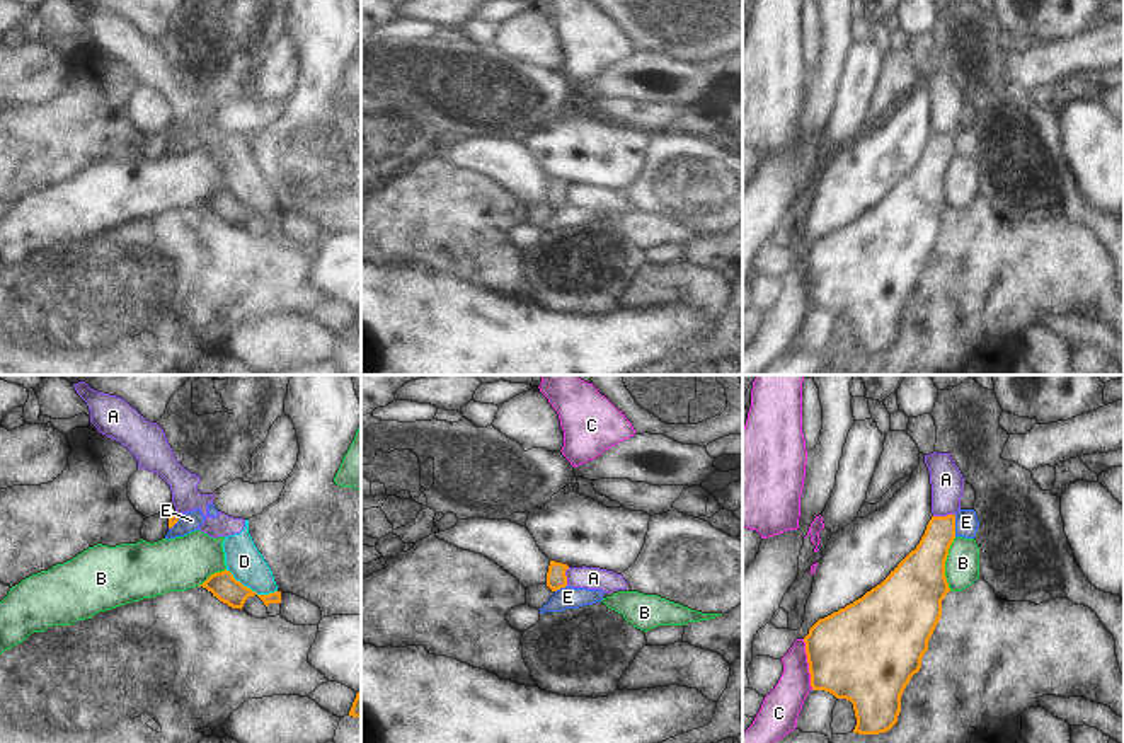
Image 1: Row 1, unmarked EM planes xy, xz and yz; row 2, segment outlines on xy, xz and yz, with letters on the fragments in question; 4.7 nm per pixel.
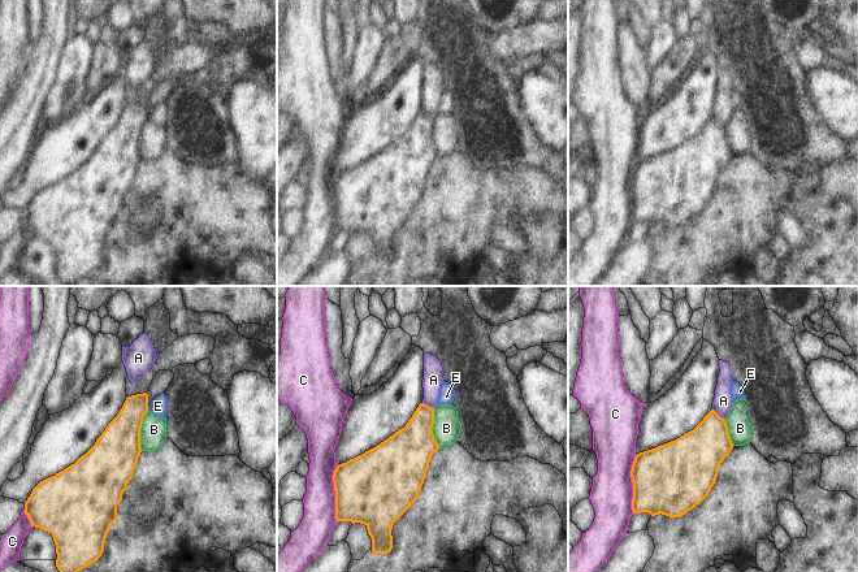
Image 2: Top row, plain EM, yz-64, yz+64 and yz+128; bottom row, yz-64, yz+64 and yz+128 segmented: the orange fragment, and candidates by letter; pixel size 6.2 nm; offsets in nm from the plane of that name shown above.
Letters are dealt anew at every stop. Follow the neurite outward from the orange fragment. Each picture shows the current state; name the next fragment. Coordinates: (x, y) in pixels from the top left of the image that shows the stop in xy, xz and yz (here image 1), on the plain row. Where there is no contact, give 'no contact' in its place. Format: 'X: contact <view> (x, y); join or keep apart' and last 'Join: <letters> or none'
A: contact yz (944, 135); keep apart
B: contact yz (944, 183); keep apart
C: contact yz (809, 283); keep apart
D: contact xy (249, 207); keep apart
E: contact yz (954, 143); keep apart
Join: none

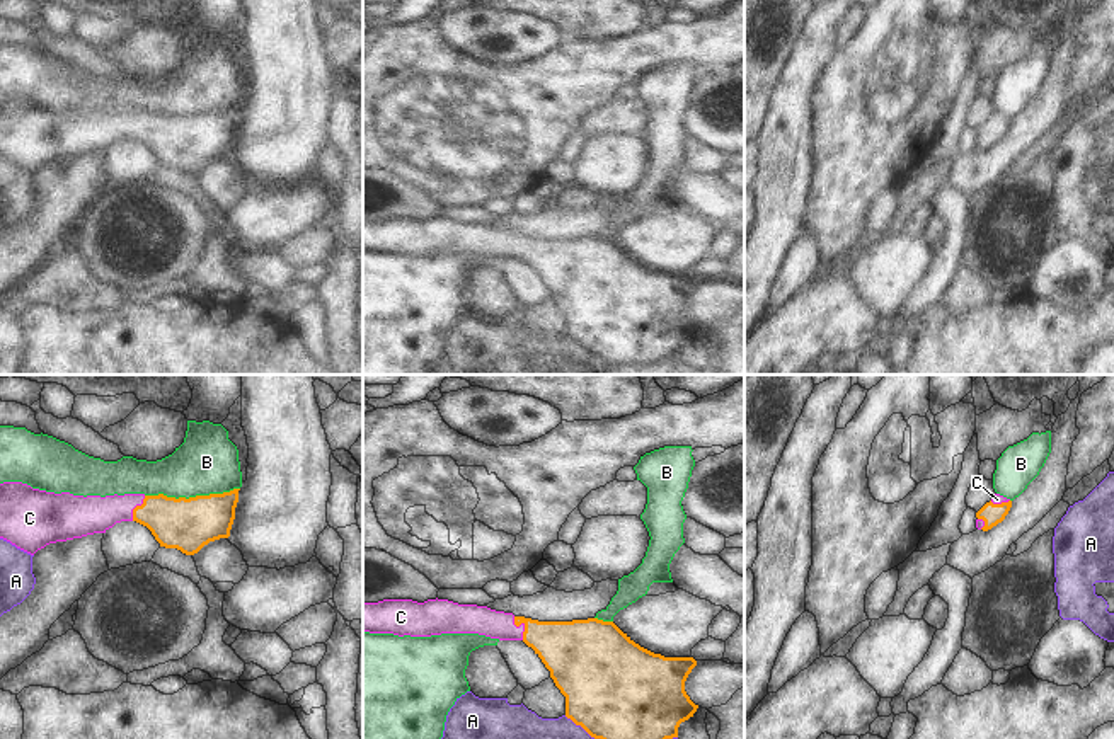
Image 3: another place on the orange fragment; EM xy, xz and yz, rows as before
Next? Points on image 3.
A: contact xz (620, 365); keep apart
B: contact xy (191, 116); keep apart
C: contact xz (525, 244); join
Join: C

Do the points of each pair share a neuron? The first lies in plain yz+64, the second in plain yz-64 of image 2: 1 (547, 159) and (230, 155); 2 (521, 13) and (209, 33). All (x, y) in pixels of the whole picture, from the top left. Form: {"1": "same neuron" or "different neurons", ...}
{"1": "same neuron", "2": "different neurons"}

